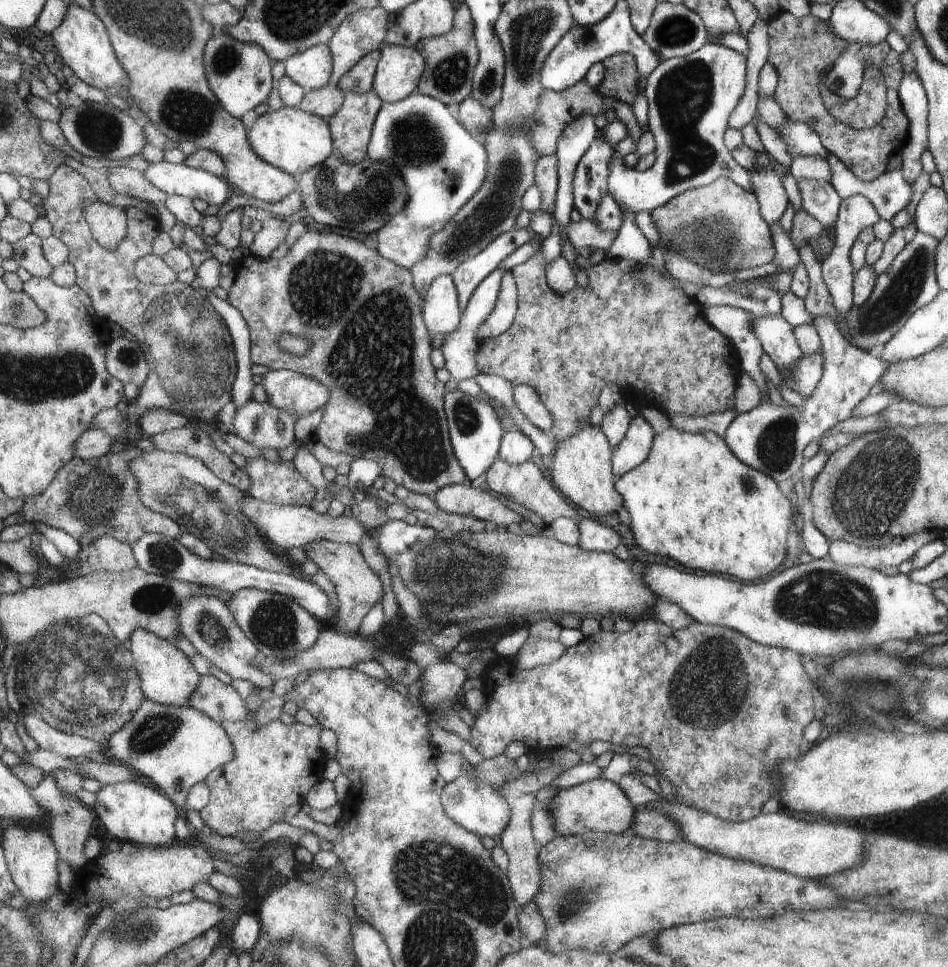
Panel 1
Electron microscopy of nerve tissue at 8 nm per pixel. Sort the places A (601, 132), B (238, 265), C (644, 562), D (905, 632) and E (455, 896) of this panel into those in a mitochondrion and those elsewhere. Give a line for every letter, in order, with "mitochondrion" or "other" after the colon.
A: other
B: other
C: other
D: other
E: mitochondrion

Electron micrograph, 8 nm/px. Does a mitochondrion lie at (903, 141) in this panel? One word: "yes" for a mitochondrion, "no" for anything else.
no

